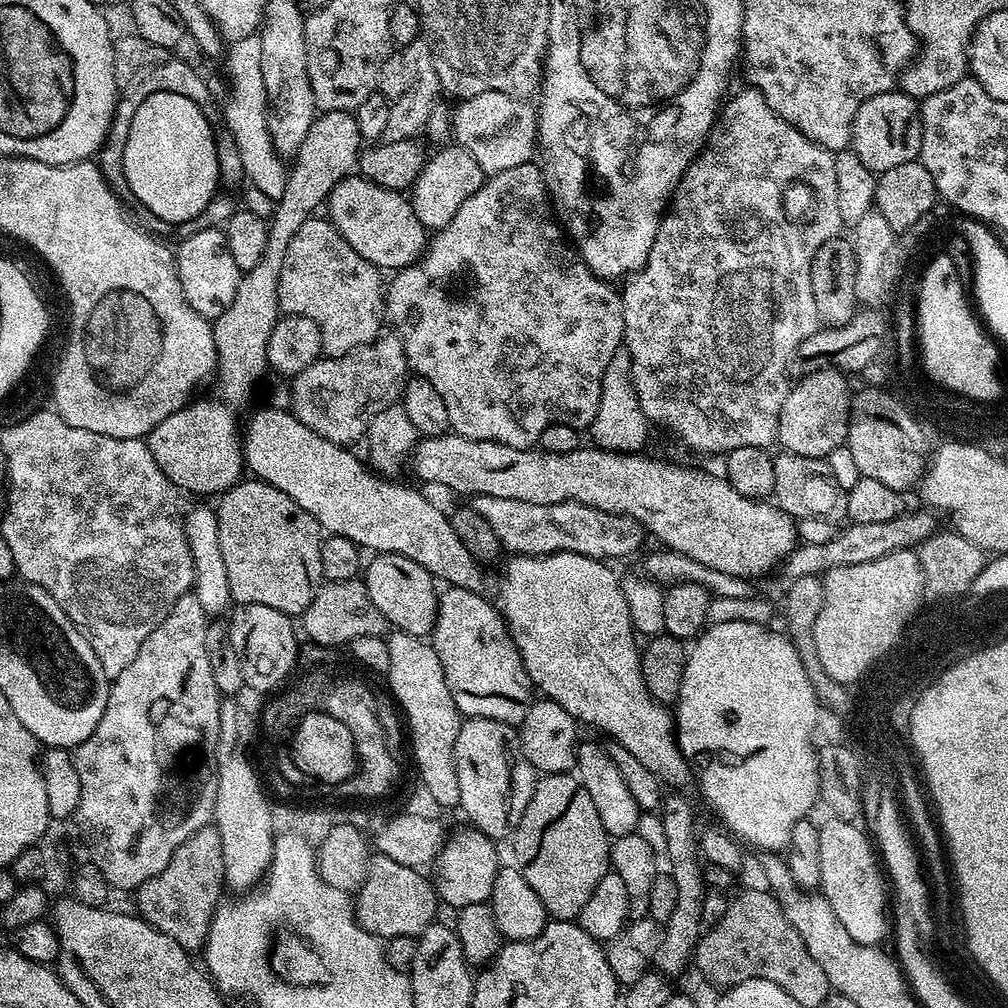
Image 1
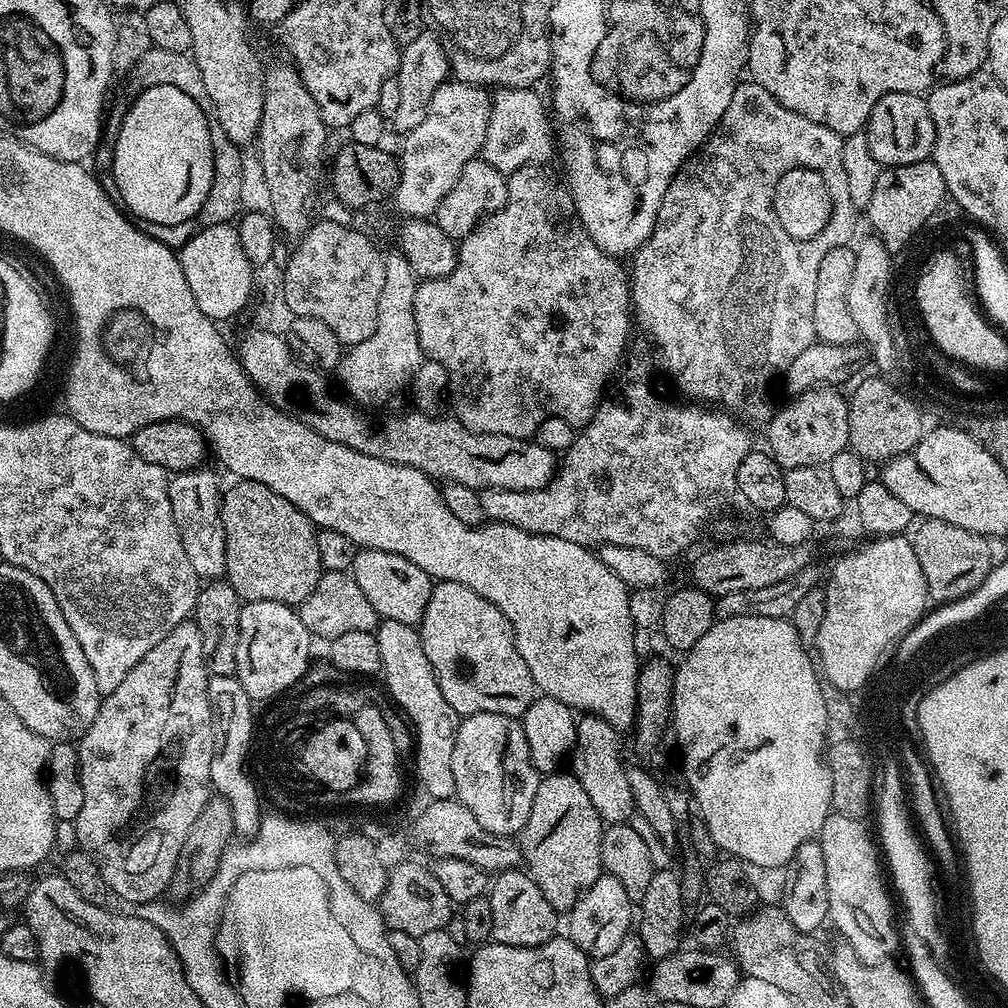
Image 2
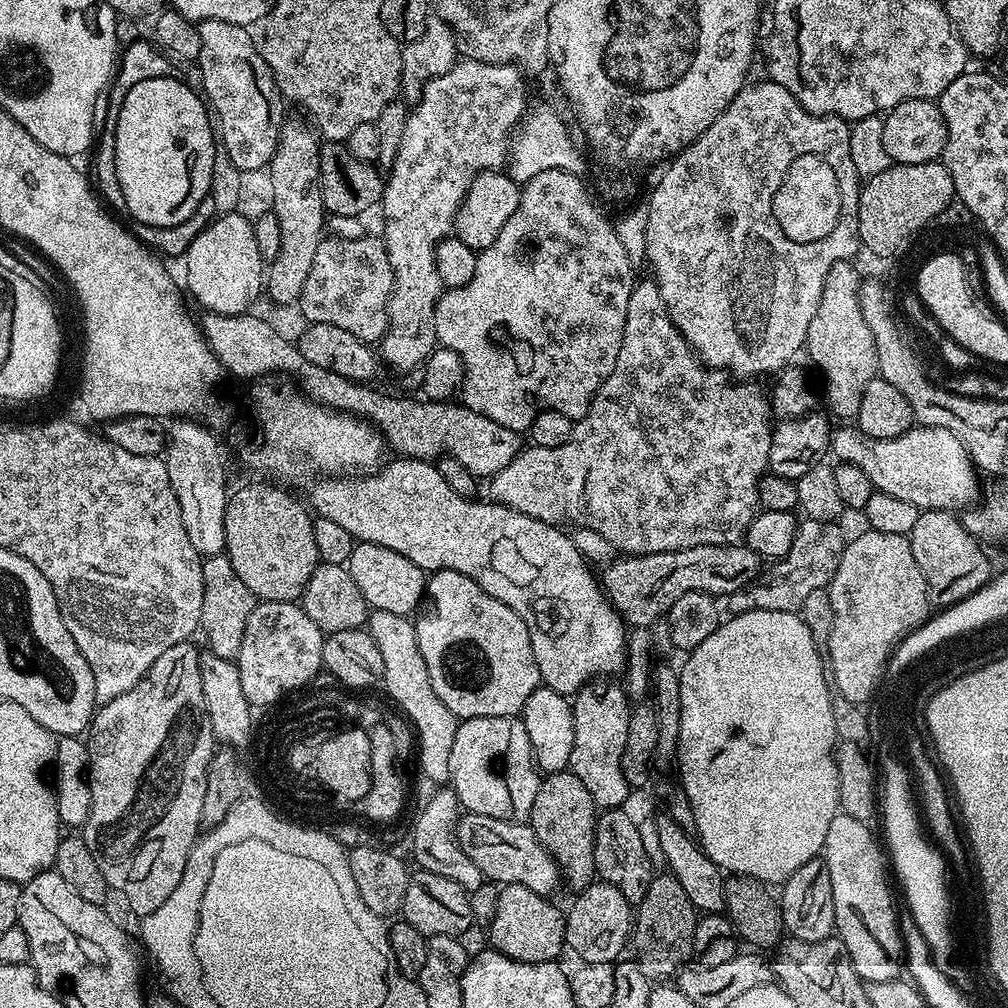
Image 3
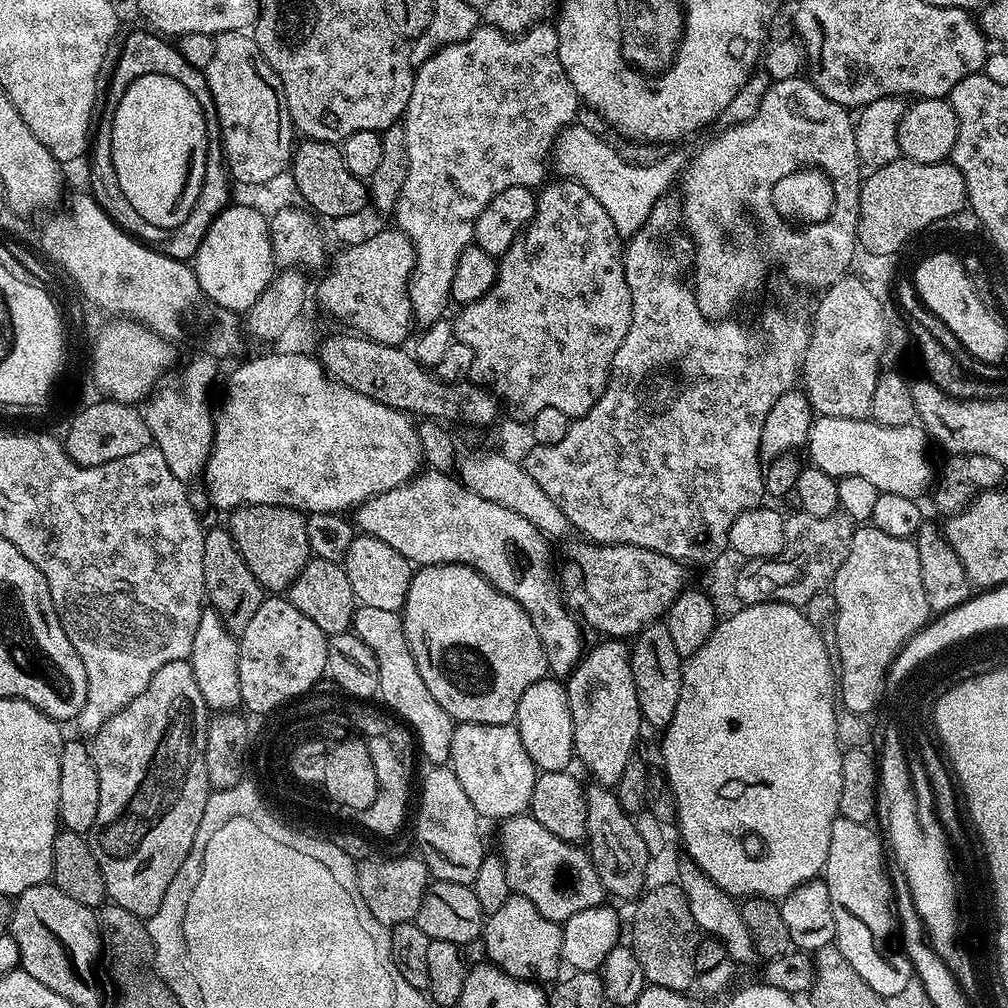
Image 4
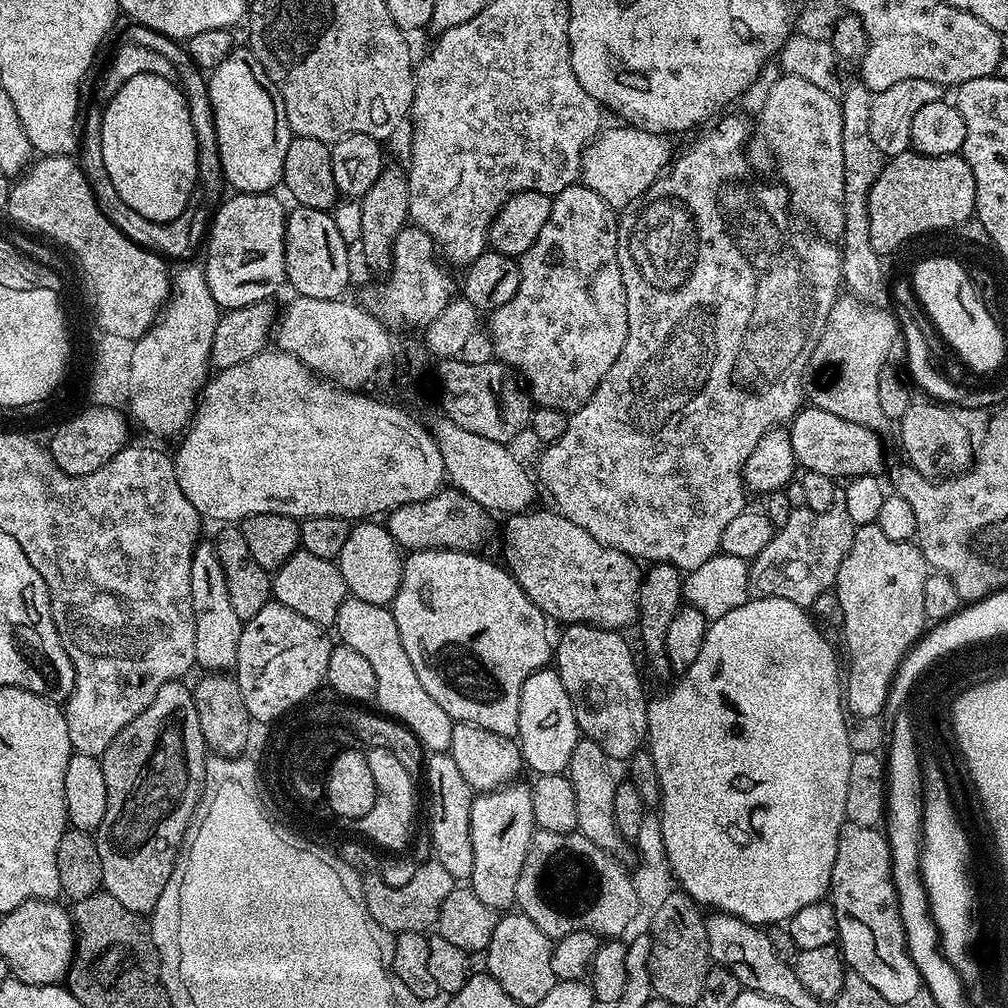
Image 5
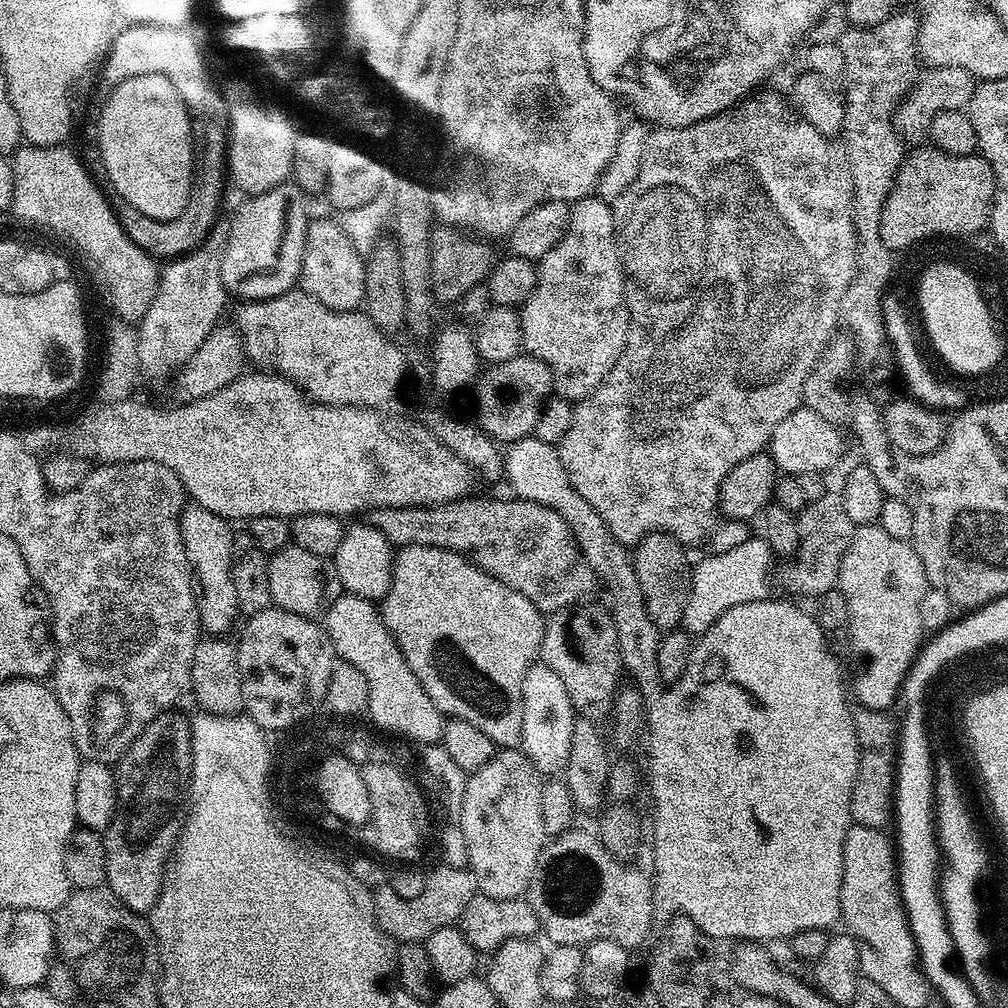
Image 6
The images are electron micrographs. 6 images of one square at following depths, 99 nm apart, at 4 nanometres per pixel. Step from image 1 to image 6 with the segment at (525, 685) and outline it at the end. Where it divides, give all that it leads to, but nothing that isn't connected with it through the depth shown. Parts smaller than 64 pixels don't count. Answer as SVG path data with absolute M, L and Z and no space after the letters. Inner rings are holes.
M405 544L395 553L392 561L392 581L390 590L384 596L382 603L379 605L380 616L386 622L390 634L398 642L410 670L422 682L422 690L430 694L430 702L438 706L438 710L445 717L462 722L470 722L470 726L478 726L486 738L490 738L493 745L501 749L521 747L520 739L522 738L522 678L526 678L526 670L532 664L537 663L540 655L540 643L544 637L545 617L518 590L506 586L498 578L494 578L489 572L484 572L477 564L467 560L465 556L460 556L456 552L451 552L445 548L431 548L425 544Z

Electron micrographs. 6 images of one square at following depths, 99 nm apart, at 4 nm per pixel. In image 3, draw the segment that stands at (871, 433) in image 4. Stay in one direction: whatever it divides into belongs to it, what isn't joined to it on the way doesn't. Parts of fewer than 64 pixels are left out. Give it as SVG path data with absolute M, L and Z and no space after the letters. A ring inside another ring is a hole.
M840 426L831 433L830 452L839 463L853 464L863 470L875 491L914 502L922 510L964 510L975 505L982 492L981 481L976 481L978 469L968 457L968 451L950 430L938 426L913 426L898 437L881 440L866 435L856 426Z

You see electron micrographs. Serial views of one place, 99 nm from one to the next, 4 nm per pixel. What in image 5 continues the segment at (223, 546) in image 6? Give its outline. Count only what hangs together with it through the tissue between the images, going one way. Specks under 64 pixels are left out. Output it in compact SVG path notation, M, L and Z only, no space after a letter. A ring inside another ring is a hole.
M197 543L190 562L190 602L194 610L194 654L196 664L204 667L205 673L227 673L236 667L238 638L242 638L244 621L234 614L230 592L226 590L226 578L218 562L215 543Z

